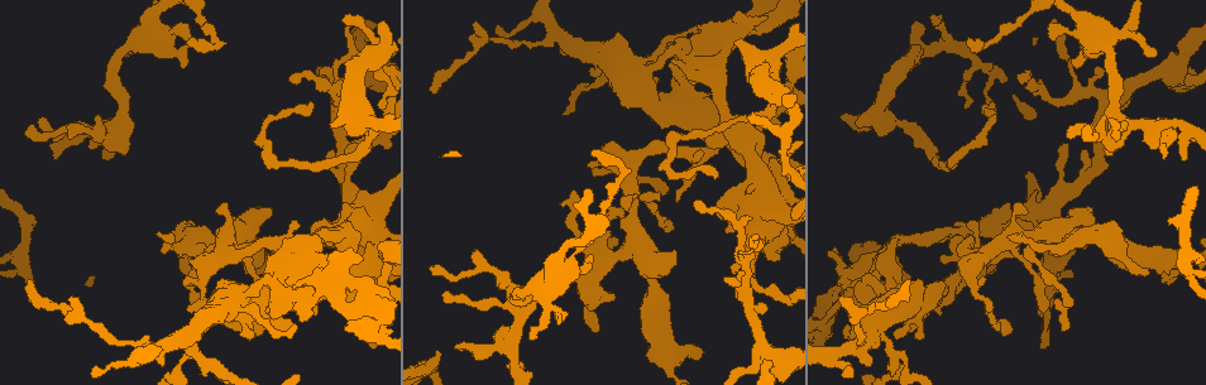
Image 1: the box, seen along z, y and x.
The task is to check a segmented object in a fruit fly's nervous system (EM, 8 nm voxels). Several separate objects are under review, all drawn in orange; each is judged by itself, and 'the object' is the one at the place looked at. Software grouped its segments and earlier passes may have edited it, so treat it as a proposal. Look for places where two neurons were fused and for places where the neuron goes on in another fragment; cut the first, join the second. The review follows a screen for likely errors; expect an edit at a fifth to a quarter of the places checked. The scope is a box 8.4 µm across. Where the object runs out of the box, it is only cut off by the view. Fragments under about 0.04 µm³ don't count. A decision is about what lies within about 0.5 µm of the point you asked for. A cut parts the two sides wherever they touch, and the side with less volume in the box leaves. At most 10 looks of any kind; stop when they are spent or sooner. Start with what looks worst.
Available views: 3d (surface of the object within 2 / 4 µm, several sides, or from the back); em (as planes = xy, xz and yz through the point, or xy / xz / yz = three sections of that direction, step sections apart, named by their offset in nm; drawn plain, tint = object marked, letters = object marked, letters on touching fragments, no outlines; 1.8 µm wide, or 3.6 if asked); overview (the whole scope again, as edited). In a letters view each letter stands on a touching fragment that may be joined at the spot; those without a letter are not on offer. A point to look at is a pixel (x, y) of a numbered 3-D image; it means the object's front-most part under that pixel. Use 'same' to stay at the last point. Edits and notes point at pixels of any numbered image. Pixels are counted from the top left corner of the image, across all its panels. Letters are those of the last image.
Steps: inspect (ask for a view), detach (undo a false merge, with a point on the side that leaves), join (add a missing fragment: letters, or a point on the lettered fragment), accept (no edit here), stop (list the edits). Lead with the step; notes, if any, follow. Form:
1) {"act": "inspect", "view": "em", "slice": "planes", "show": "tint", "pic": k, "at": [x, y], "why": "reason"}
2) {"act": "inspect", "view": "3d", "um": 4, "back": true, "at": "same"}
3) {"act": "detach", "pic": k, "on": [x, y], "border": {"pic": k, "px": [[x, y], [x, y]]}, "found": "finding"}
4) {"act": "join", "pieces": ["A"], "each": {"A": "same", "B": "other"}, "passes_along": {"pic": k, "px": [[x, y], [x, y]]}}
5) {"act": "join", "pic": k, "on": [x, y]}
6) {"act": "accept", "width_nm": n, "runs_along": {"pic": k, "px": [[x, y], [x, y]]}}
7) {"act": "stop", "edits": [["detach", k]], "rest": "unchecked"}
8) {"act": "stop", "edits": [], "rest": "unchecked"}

{"act": "inspect", "view": "3d", "um": 2, "back": true, "pic": 1, "at": [597, 73]}

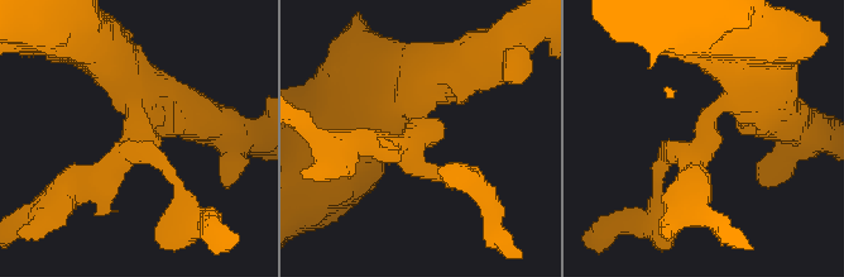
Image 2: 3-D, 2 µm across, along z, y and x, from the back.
{"act": "inspect", "view": "em", "slice": "planes", "show": "plain", "pic": 2, "at": [417, 132]}

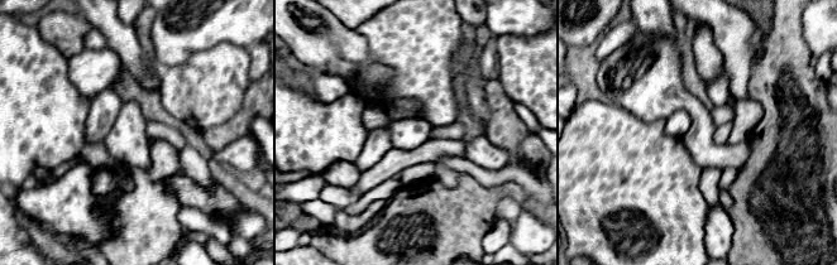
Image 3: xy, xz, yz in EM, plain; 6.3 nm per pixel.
{"act": "inspect", "view": "em", "slice": "planes", "show": "letters", "at": "same"}

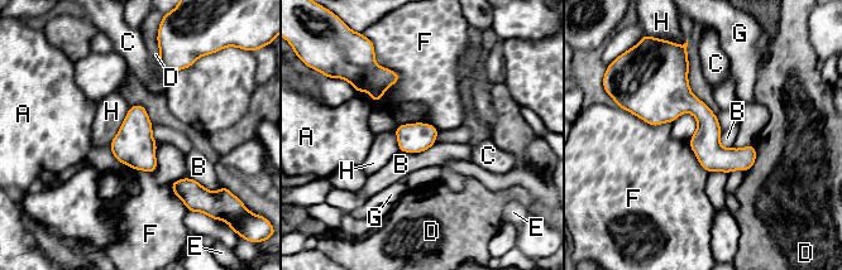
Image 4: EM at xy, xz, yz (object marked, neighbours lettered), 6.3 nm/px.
{"act": "accept", "each": {"A": "other", "B": "other", "C": "other", "D": "other", "E": "other", "F": "other", "G": "other", "H": "other"}, "runs_along": {"pic": 4, "px": [[679, 67], [707, 140], [747, 165]]}, "found": "all the same neuron"}

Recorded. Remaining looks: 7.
{"act": "inspect", "view": "em", "um": 3.6, "slice": "planes", "show": "letters", "pic": 1, "at": [1163, 156], "why": "free end"}

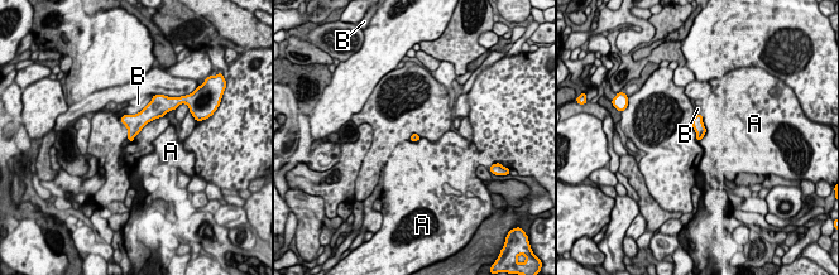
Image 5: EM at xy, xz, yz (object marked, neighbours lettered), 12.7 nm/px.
{"act": "accept", "each": {"A": "other", "B": "other"}, "border": {"pic": 5, "px": [[703, 115], [705, 134], [699, 141]]}, "found": "none of them fits"}

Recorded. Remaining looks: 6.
{"act": "inspect", "view": "em", "slice": "xy", "step": 16, "show": "tint", "pic": 1, "at": [766, 359], "why": "four or more arms meet"}

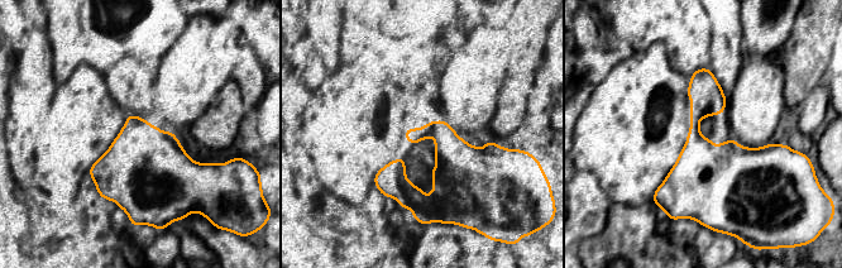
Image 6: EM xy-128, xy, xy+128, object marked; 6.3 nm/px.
{"act": "inspect", "view": "em", "slice": "planes", "show": "letters", "at": "same", "why": "another direction"}

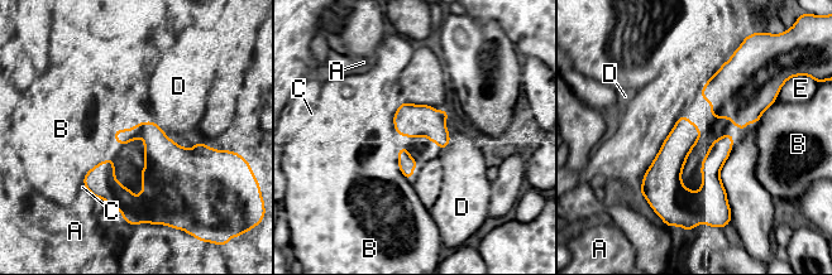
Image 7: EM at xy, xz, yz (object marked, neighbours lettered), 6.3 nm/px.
{"act": "accept", "each": {"A": "other", "B": "other", "C": "other", "D": "other", "E": "other"}, "border": {"pic": 7, "px": [[775, 100], [755, 124]]}, "found": "continuous, no second neuron"}

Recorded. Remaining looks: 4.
{"act": "inspect", "view": "em", "um": 3.6, "slice": "planes", "show": "letters", "pic": 1, "at": [778, 210], "why": "calibre changes"}

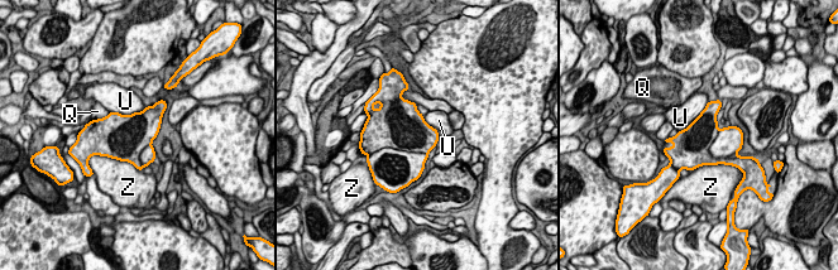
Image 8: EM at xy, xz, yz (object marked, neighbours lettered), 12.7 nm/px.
{"act": "accept", "each": {"Q": "other", "U": "other", "Z": "other"}, "found": "continuous, no second neuron"}

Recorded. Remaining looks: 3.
{"act": "stop", "edits": [], "rest": "unchecked"}

